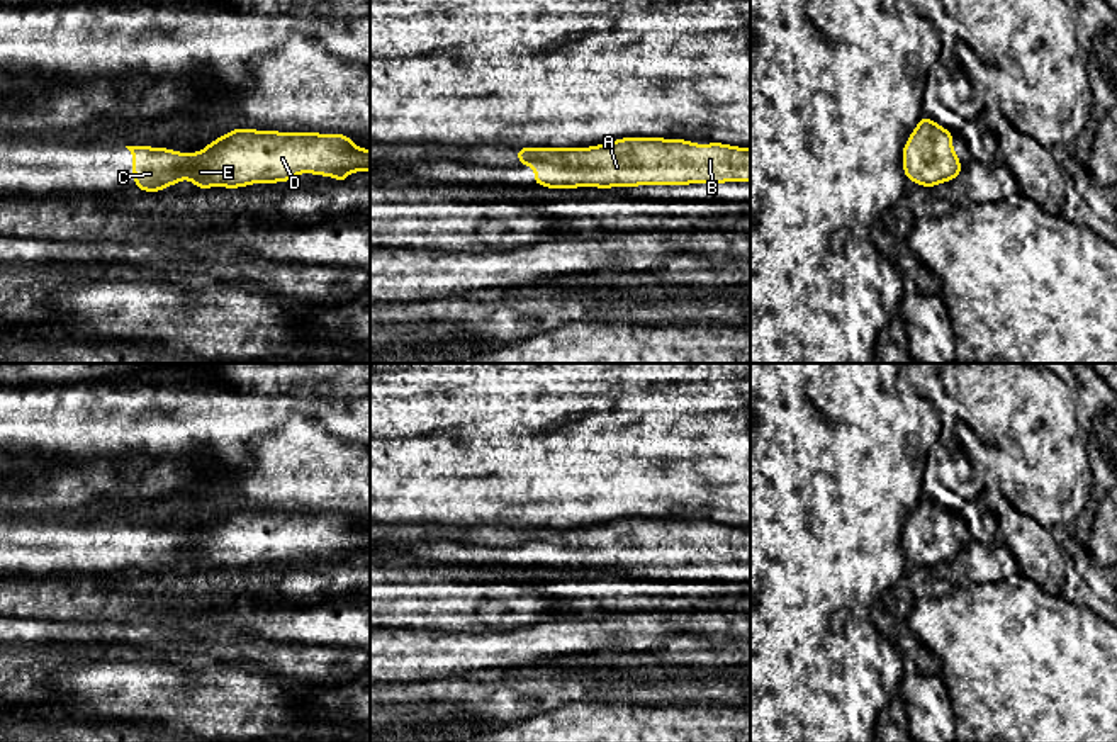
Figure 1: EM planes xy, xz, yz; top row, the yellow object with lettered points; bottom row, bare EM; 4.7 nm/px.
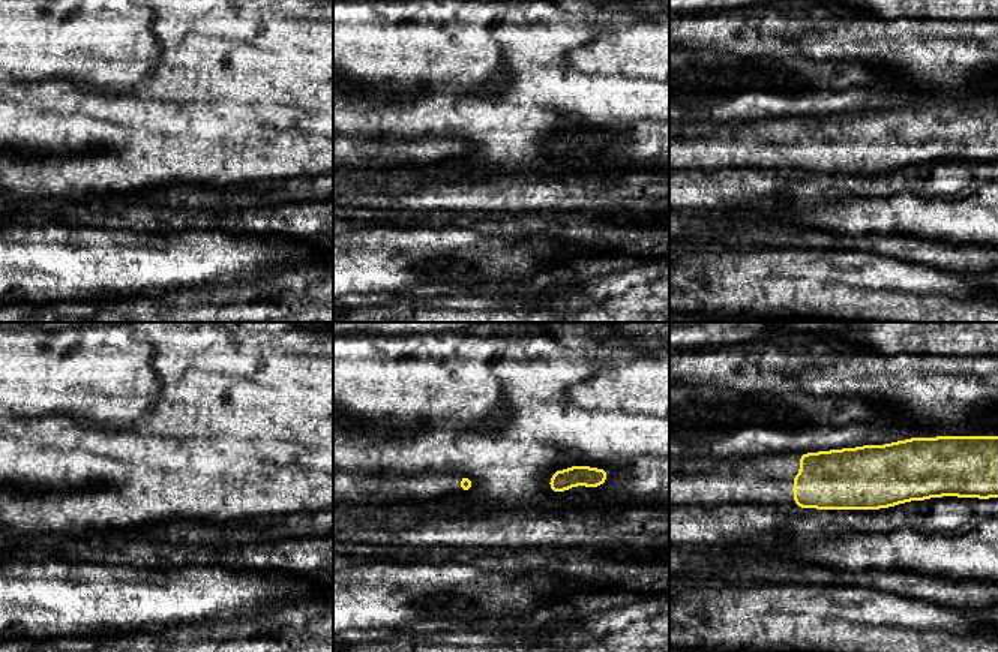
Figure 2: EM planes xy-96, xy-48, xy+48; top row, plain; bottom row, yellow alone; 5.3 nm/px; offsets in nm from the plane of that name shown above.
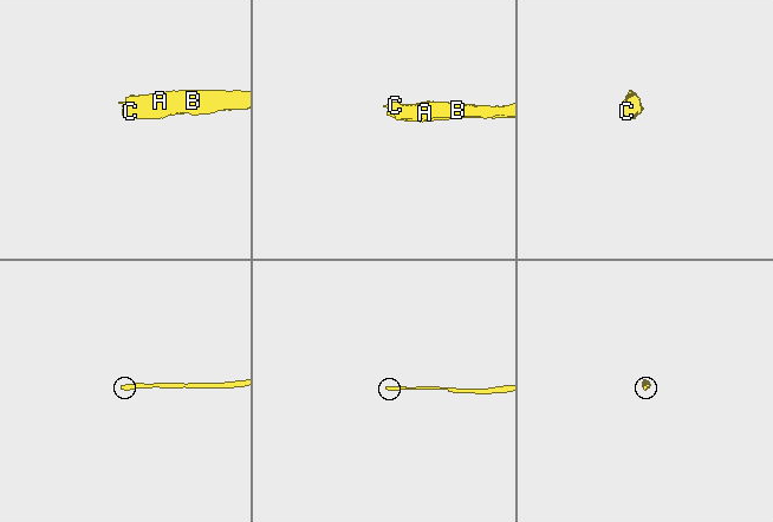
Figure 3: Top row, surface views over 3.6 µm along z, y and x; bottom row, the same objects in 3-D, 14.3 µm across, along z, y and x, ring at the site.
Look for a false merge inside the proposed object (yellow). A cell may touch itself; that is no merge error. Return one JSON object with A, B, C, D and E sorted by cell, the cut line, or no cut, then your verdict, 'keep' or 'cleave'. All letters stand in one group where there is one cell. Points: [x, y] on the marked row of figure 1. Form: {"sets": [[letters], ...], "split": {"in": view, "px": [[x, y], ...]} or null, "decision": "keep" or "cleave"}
{"sets": [["A", "B", "C", "D", "E"]], "split": null, "decision": "keep"}

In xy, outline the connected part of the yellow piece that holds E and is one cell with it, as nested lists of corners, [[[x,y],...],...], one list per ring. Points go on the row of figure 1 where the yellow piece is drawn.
[[[234,129],[214,139],[200,153],[177,153],[168,148],[126,146],[132,153],[134,187],[144,192],[160,192],[165,187],[190,180],[199,188],[222,185],[224,188],[250,183],[273,183],[292,180],[299,173],[336,177],[338,185],[351,171],[370,171],[370,149],[358,148],[345,134],[277,132]]]

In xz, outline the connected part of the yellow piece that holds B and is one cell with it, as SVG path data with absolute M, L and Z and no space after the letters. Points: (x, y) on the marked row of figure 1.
M623 138L591 148L518 148L518 163L531 165L535 185L548 188L750 182L750 148L686 139Z

